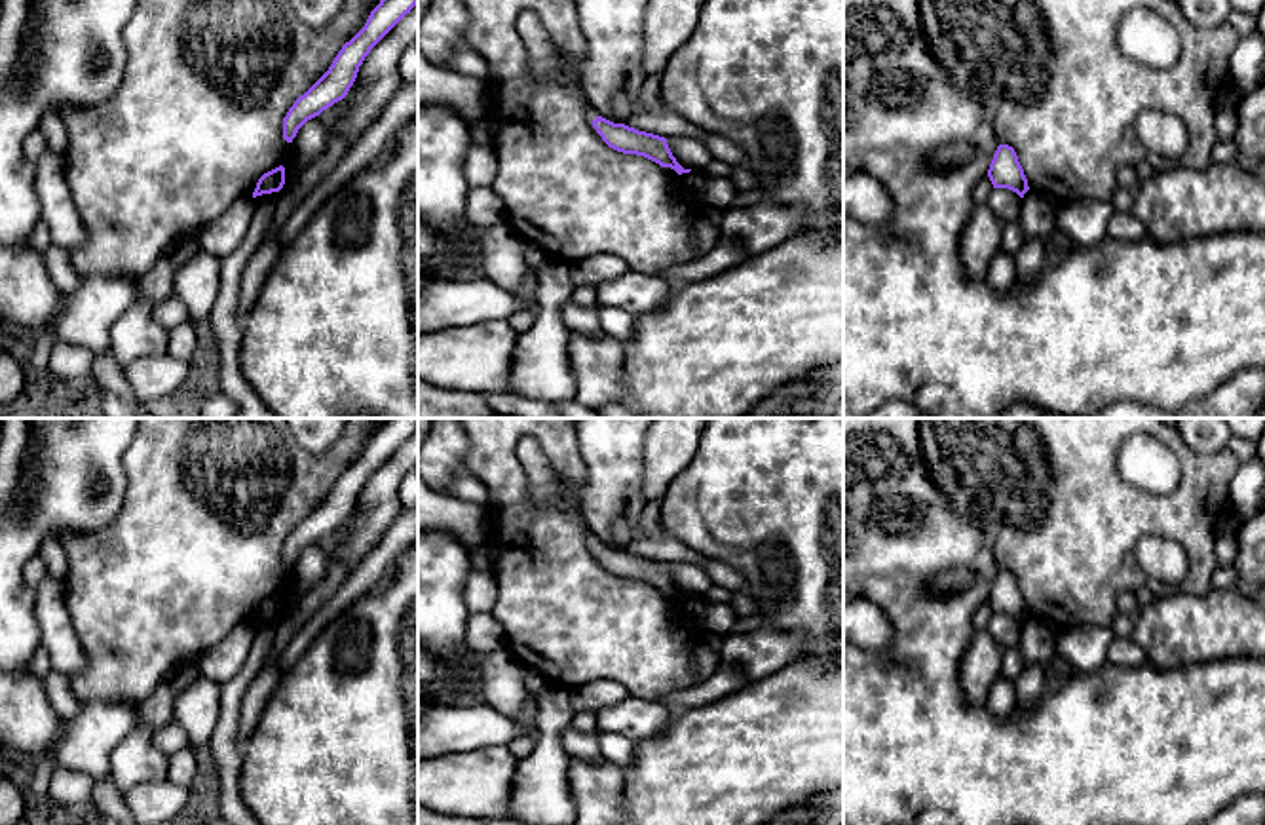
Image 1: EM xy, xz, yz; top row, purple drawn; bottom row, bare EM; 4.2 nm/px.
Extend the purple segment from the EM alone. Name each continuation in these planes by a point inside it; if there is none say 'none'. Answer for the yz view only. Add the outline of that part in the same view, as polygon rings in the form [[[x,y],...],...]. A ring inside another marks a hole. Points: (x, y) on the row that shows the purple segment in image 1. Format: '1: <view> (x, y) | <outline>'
none

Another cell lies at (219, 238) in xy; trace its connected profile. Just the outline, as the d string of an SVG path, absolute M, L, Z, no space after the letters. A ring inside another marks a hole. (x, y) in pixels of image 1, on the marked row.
M237 198L220 217L199 230L199 249L222 260L234 253L247 236L255 213L255 198Z

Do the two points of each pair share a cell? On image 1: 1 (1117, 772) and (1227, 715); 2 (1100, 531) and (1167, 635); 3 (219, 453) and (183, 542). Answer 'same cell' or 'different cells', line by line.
1: same cell
2: different cells
3: same cell

